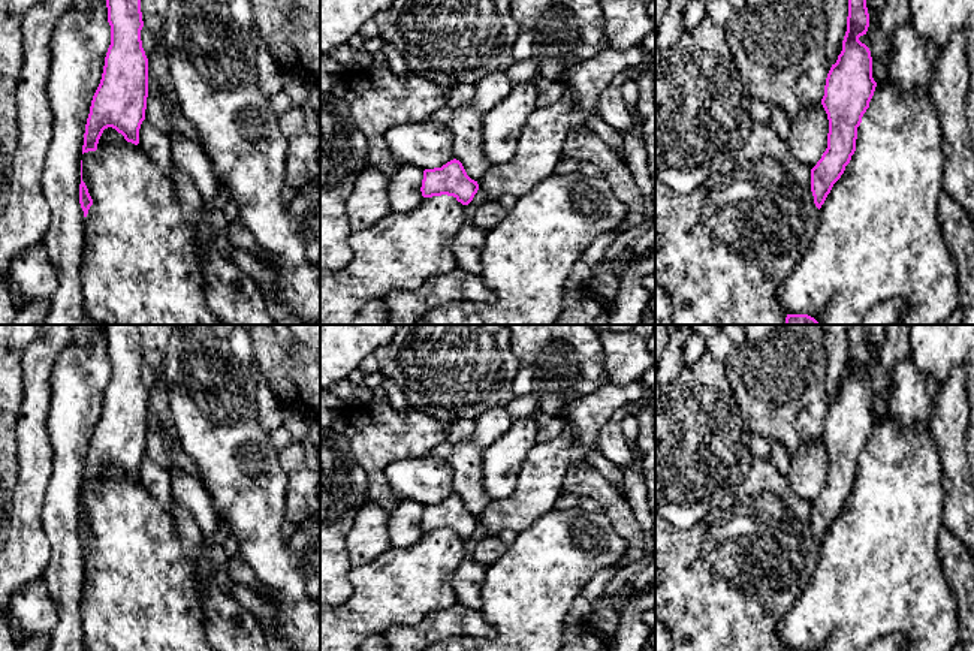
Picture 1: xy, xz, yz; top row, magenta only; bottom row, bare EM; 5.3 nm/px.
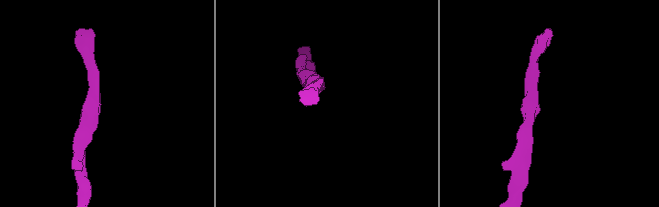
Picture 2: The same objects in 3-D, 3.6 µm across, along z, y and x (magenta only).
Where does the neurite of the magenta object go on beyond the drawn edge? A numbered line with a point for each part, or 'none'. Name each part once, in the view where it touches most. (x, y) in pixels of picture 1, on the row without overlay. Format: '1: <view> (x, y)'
none

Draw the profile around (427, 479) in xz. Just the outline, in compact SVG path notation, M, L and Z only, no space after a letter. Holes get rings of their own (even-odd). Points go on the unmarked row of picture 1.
M422 456L395 461L385 470L390 491L401 500L441 503L453 495L453 470L447 459Z

